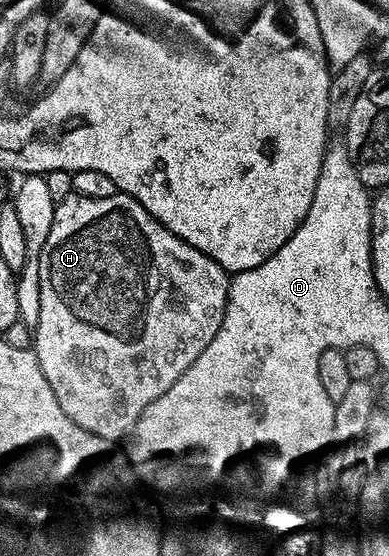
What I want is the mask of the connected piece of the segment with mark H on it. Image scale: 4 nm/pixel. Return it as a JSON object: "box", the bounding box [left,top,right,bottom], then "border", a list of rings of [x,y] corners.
{"box":[34,191,230,443],"border":[[[119,191],[106,199],[90,199],[72,192],[66,199],[55,202],[50,235],[40,251],[39,259],[41,310],[34,330],[34,352],[42,367],[42,375],[46,375],[46,383],[50,383],[50,391],[58,399],[62,411],[66,411],[66,415],[70,415],[82,431],[90,431],[90,435],[98,435],[113,443],[123,442],[131,433],[134,423],[138,423],[142,411],[146,411],[158,395],[166,395],[166,391],[178,383],[178,375],[182,375],[182,371],[186,371],[186,367],[190,367],[190,363],[206,351],[210,339],[218,335],[218,327],[222,327],[222,319],[226,315],[230,274],[227,269],[214,263],[214,259],[190,247],[190,243],[178,239],[178,235],[158,223],[158,219],[154,219],[150,211],[146,211],[146,207],[142,207],[142,203],[135,201],[129,193]]]}

